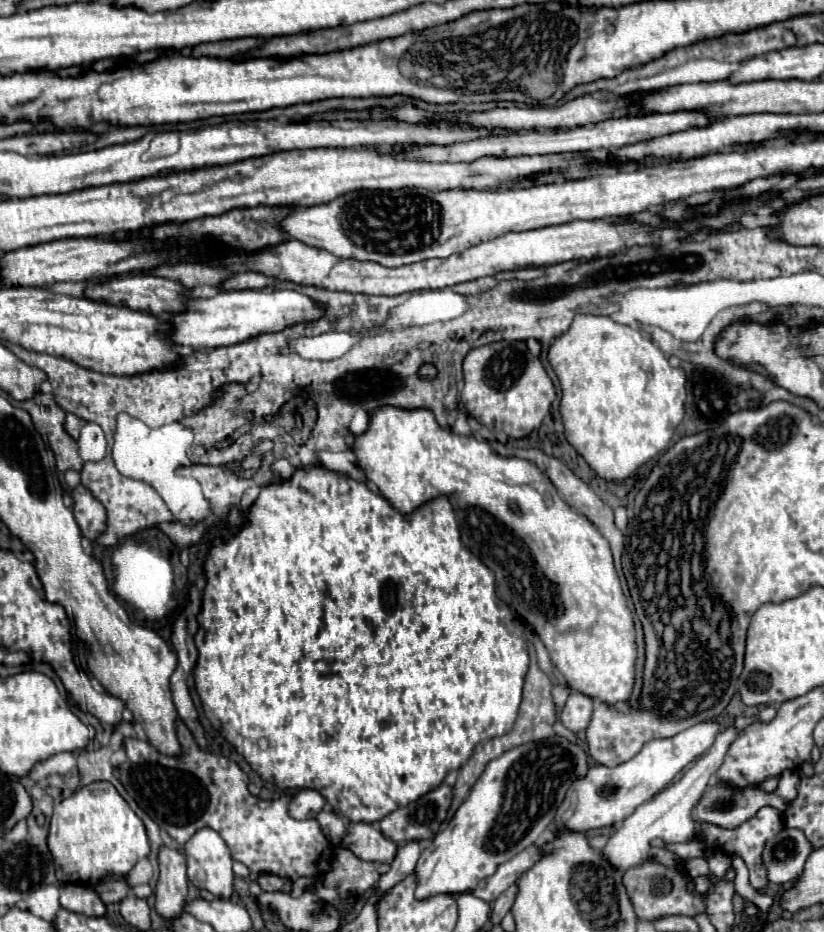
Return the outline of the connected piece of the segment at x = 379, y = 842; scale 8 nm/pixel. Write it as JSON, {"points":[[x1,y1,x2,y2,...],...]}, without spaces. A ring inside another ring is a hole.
{"points":[[350,823,346,835,340,841,340,847,350,849,356,857,364,861,376,863,392,863,396,853,396,843,388,841,370,823]]}

